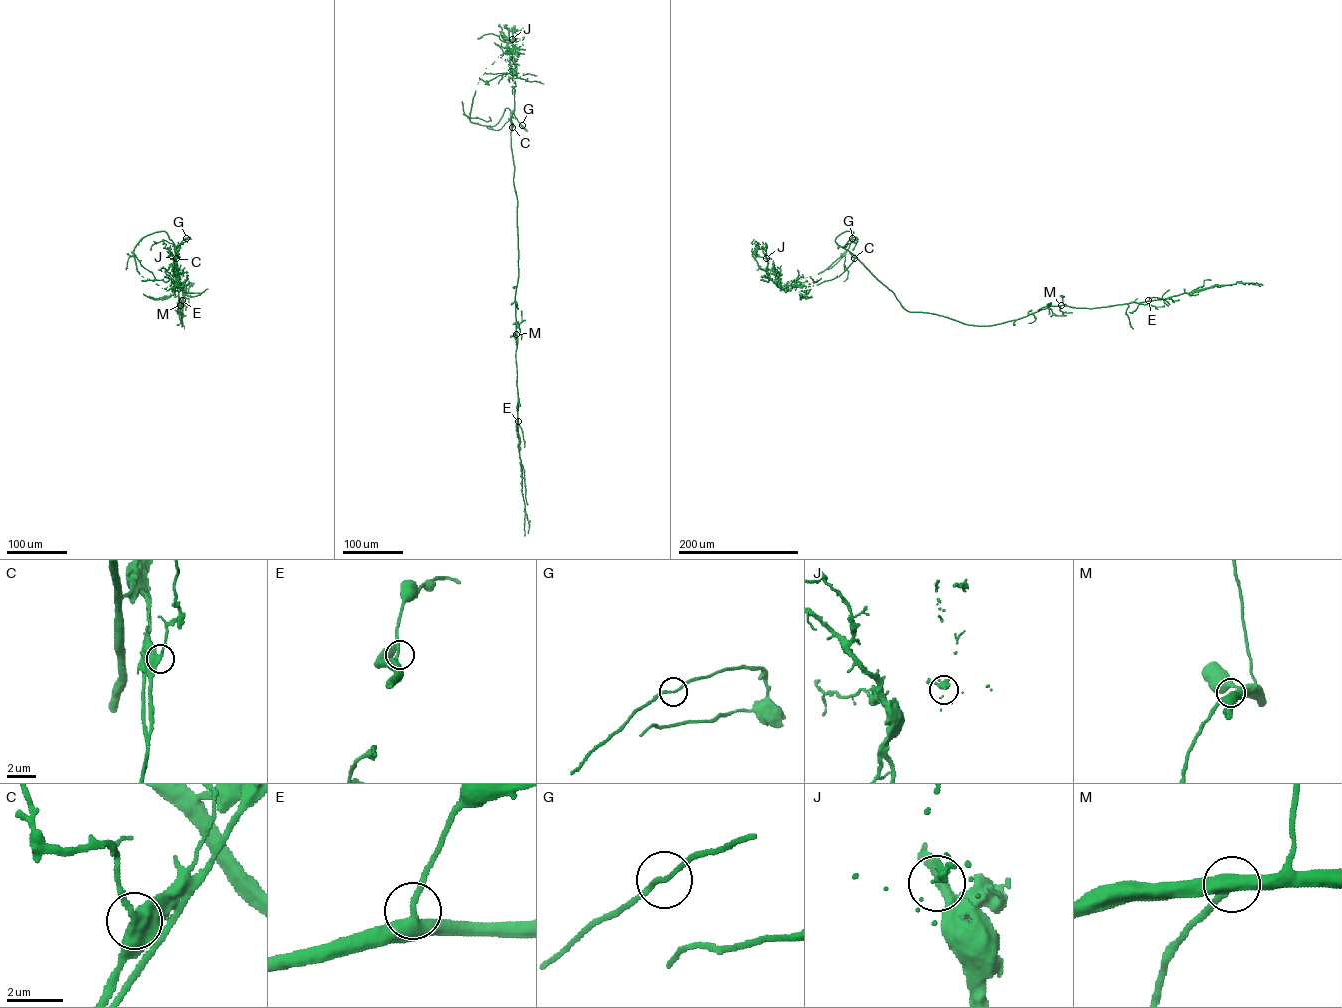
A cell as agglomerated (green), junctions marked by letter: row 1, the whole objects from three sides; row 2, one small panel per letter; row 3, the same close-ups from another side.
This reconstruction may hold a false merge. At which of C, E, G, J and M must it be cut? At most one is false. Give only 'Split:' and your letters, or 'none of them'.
Split: none of them

